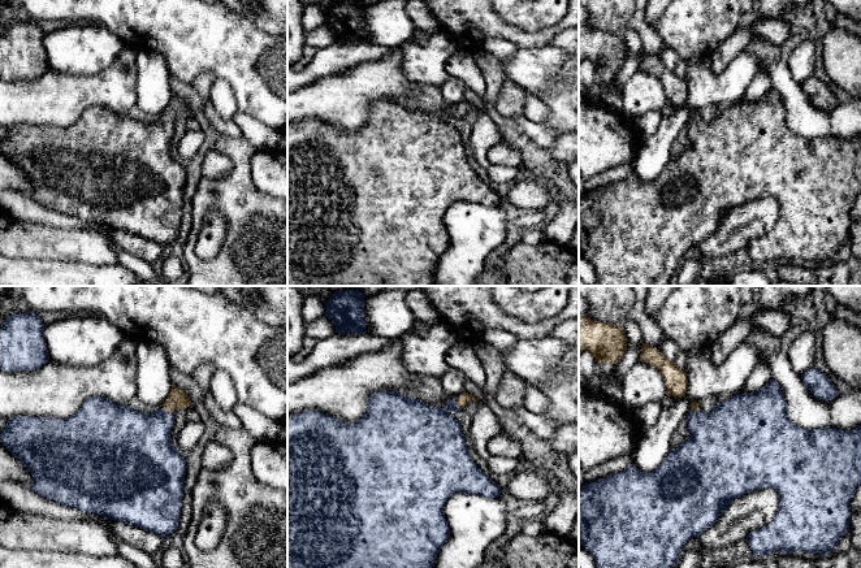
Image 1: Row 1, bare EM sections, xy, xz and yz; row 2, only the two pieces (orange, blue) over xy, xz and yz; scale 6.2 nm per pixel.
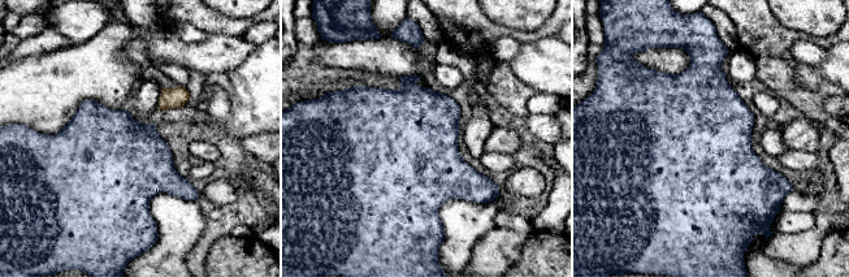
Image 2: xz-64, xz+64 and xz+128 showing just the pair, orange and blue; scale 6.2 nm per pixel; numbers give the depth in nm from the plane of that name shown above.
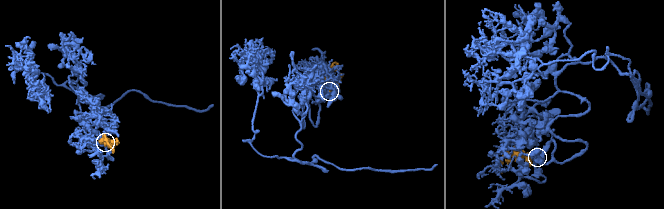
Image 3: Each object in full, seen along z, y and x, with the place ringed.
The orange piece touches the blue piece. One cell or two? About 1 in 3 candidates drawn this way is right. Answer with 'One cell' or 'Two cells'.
One cell

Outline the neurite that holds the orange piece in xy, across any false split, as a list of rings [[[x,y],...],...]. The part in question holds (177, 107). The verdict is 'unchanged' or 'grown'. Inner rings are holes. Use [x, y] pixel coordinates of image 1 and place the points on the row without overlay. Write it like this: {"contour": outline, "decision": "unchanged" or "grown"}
{"contour": [[[172,95],[169,105],[163,112],[163,117],[152,122],[138,121],[130,114],[118,114],[105,107],[94,105],[86,109],[82,116],[69,127],[61,129],[56,126],[34,126],[34,125],[17,125],[7,129],[7,135],[0,140],[0,148],[3,155],[8,157],[31,182],[33,192],[30,199],[52,208],[60,213],[78,217],[83,221],[94,221],[96,224],[108,226],[114,230],[122,230],[135,234],[147,240],[168,246],[177,239],[179,233],[182,205],[183,205],[183,191],[186,183],[186,170],[182,162],[176,159],[170,151],[170,142],[174,133],[174,120],[177,117],[186,118],[192,114],[187,103],[181,97]]], "decision": "grown"}

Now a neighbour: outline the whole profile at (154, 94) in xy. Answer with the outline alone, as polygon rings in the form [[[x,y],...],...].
[[[146,48],[137,49],[137,104],[140,110],[151,116],[160,116],[169,105],[172,90],[166,60],[159,52]]]

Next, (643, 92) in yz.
[[[637,70],[624,84],[623,112],[640,117],[649,110],[658,110],[667,103],[665,87],[659,78]]]

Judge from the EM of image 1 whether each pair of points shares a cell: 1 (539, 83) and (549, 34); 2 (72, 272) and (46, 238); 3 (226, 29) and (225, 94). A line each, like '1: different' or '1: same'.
1: different
2: different
3: different

